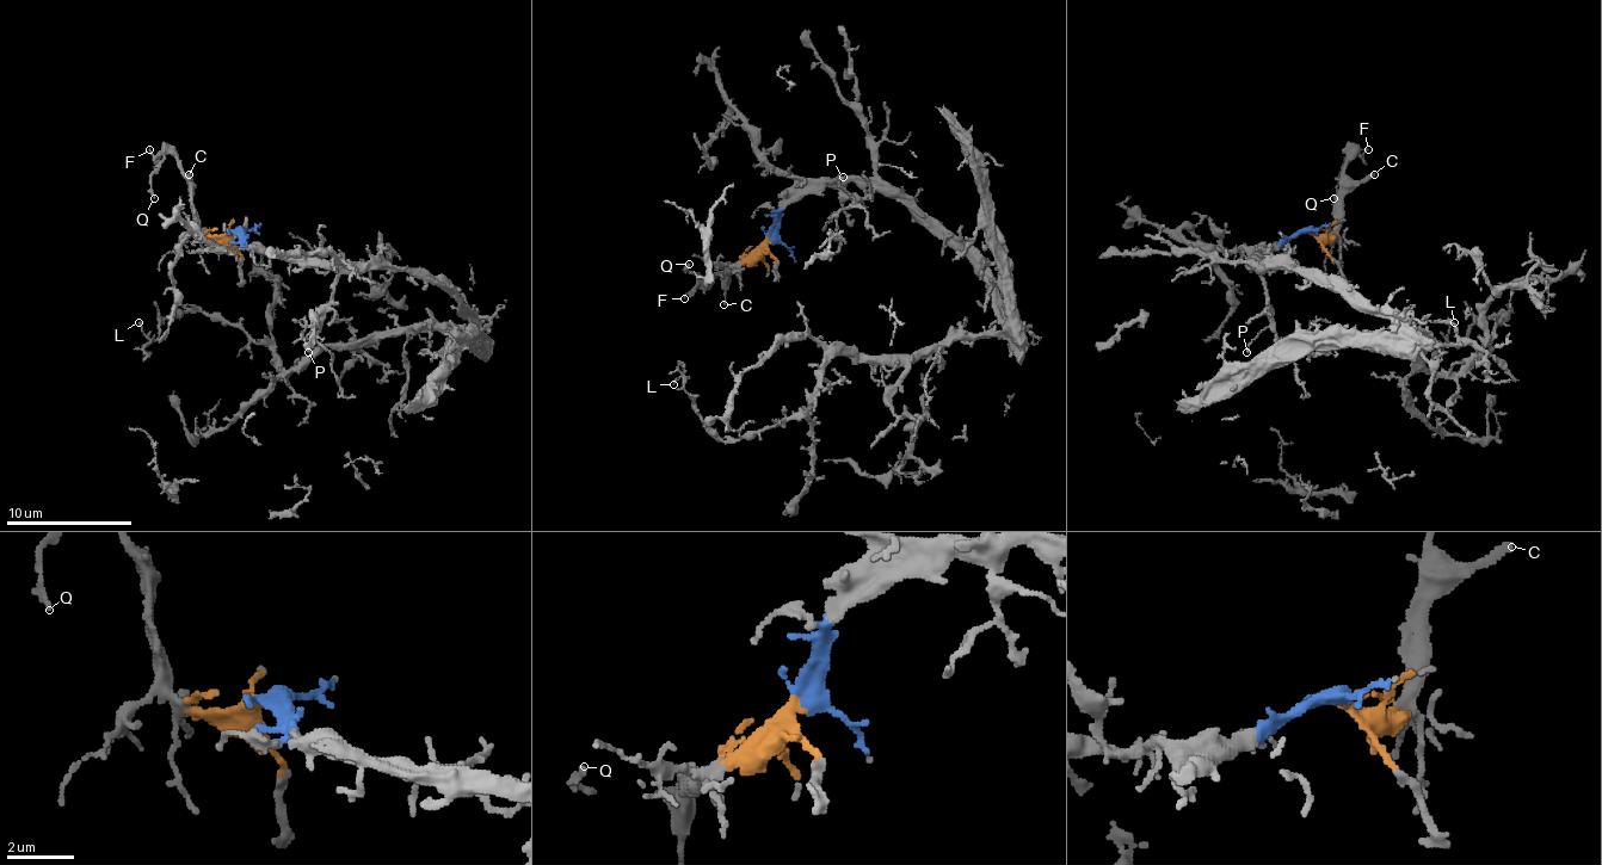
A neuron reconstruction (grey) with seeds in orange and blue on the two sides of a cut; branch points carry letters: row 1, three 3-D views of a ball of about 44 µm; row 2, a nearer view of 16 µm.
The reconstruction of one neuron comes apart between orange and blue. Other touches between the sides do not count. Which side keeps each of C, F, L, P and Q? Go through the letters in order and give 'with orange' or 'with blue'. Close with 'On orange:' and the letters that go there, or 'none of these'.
C: with orange
F: with orange
L: with blue
P: with blue
Q: with orange
On orange: C, F, Q

